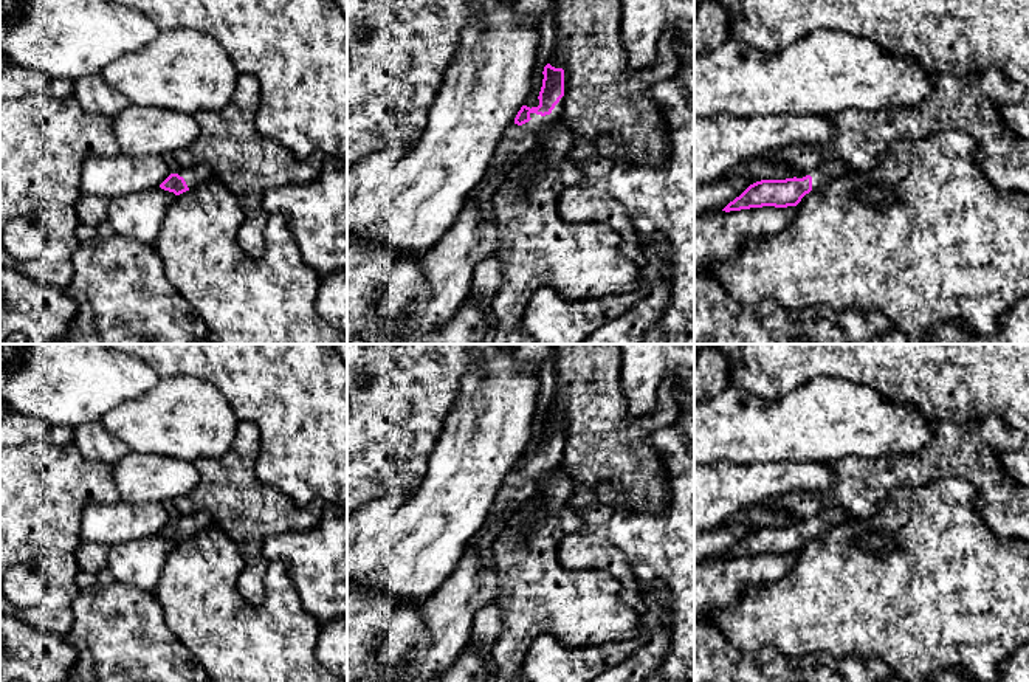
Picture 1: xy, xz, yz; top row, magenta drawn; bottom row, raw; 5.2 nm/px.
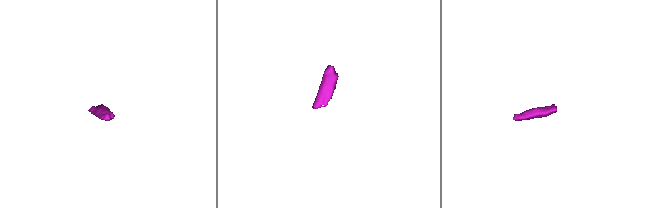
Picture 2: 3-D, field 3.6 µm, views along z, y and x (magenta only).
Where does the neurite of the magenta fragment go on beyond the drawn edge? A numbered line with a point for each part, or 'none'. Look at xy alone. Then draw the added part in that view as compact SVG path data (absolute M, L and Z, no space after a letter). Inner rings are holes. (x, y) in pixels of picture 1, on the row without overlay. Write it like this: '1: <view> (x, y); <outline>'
1: xy (199, 520); M195 510L195 512L191 512L189 515L181 515L178 522L184 525L189 536L194 536L200 530L212 525L214 519L209 512Z

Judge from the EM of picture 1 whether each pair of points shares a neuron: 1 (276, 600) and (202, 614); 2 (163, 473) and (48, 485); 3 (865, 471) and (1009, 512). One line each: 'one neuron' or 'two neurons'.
1: one neuron
2: two neurons
3: one neuron

